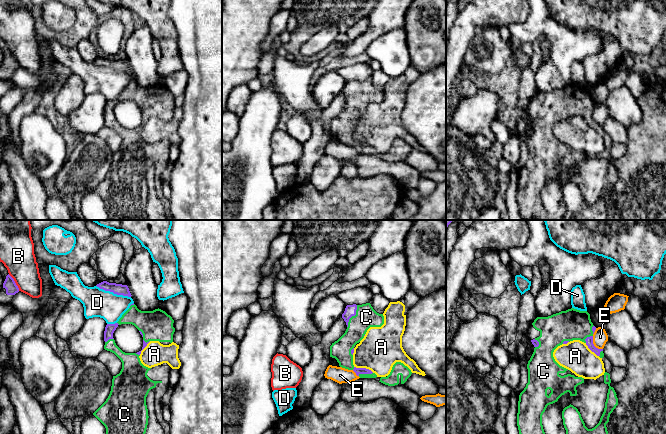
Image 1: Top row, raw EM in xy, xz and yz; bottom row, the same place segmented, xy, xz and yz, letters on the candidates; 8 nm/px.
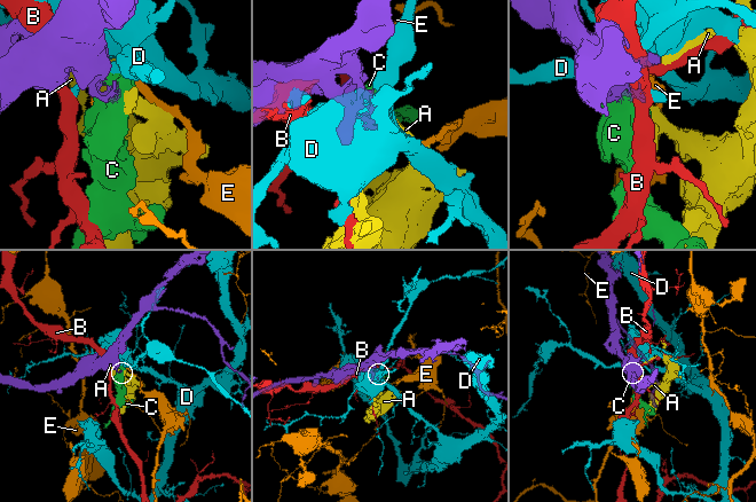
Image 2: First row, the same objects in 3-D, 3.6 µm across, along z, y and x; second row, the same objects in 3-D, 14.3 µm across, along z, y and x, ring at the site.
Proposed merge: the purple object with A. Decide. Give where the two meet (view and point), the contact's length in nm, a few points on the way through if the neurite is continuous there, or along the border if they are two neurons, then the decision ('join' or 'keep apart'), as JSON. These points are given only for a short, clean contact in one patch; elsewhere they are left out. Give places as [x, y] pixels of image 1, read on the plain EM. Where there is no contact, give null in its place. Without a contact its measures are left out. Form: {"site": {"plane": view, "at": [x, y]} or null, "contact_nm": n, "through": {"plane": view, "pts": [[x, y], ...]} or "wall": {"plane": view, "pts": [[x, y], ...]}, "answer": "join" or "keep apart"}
{"site": {"plane": "xz", "at": [364, 144]}, "contact_nm": 170, "answer": "keep apart"}

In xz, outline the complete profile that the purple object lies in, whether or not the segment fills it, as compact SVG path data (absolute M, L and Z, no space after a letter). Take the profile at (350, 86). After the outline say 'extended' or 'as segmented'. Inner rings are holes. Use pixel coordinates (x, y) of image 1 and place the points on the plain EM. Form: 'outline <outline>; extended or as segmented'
outline M370 79L347 81L342 94L346 98L345 109L330 122L330 133L335 134L339 142L353 146L360 154L376 154L377 151L366 144L353 141L354 122L365 112L370 103L384 100L383 90L377 89Z; extended

